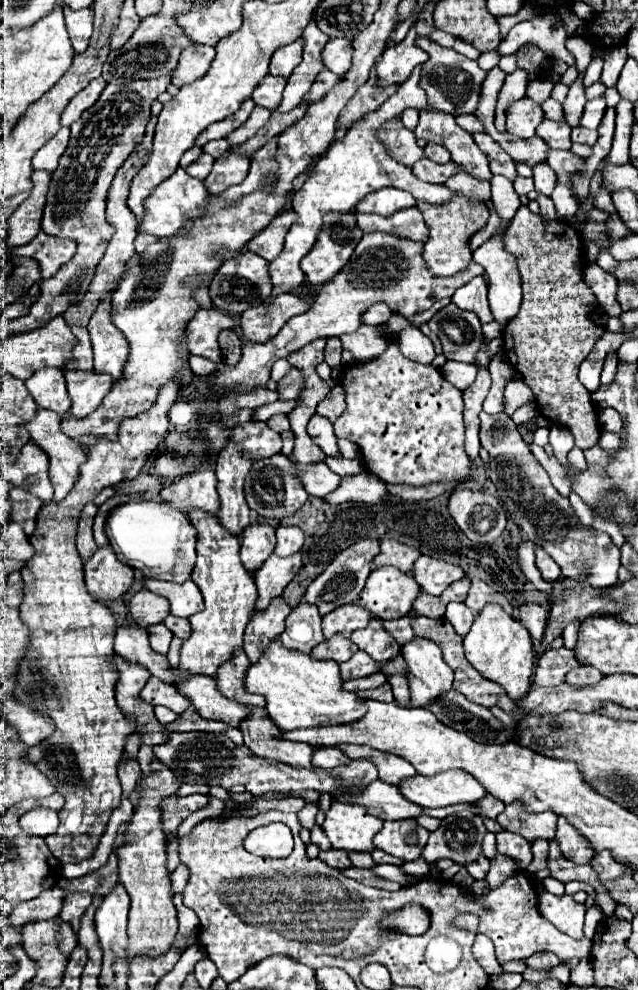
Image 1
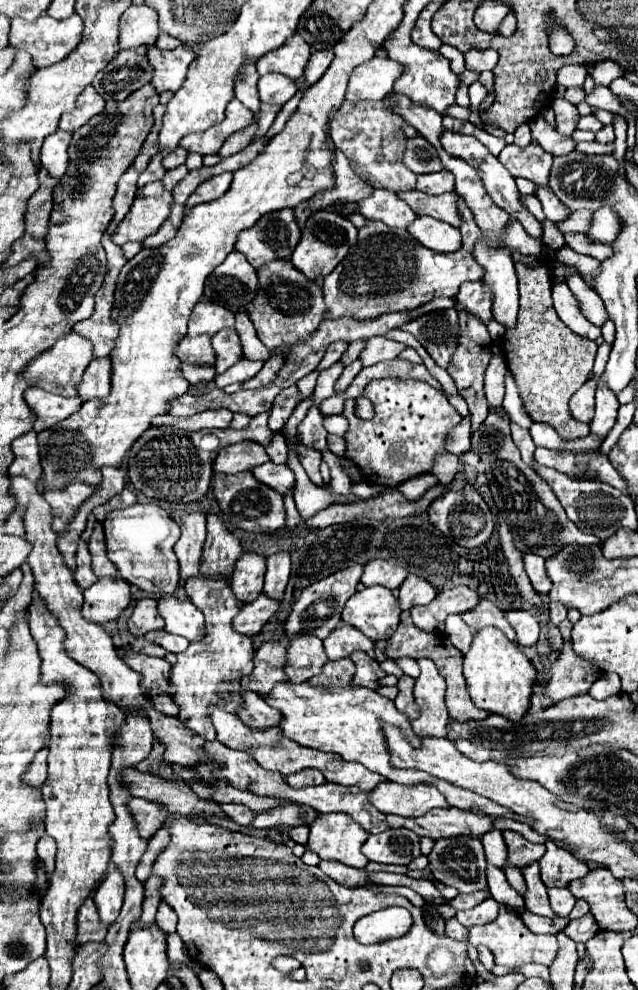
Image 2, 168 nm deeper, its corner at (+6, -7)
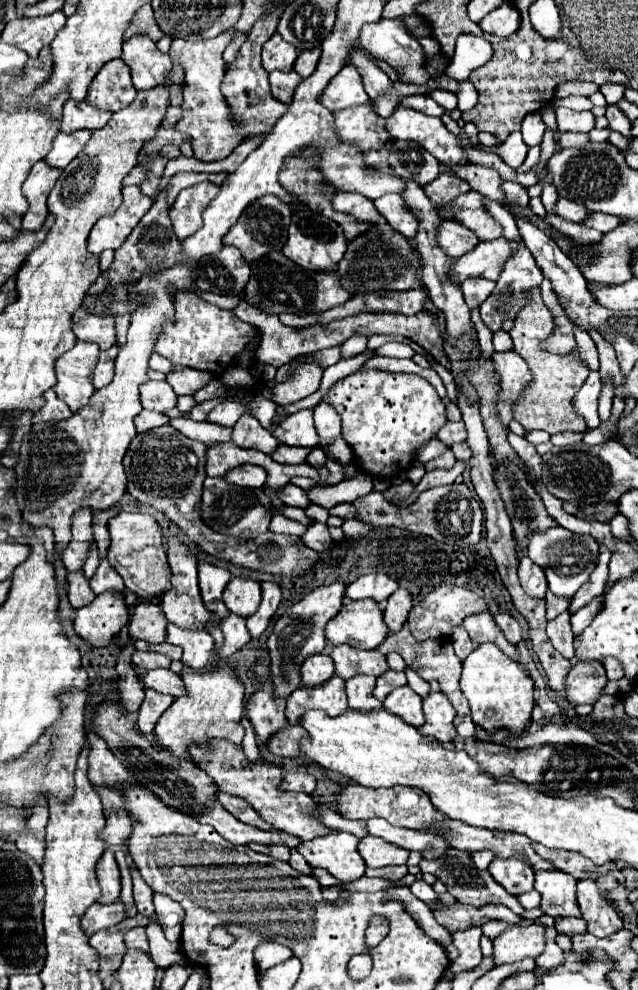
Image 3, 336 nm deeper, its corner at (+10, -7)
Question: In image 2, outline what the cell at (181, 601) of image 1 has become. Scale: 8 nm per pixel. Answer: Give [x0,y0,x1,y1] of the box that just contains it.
[159,595,205,641]

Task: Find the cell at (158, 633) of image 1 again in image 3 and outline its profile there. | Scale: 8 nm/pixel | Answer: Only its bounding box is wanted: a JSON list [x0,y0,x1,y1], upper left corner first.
[133,651,171,671]

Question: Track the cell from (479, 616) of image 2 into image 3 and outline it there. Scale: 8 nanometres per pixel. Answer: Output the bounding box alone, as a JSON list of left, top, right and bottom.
[463,611,519,661]

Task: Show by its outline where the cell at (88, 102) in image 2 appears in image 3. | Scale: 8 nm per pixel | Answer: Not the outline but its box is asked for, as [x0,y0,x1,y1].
[61,99,109,131]

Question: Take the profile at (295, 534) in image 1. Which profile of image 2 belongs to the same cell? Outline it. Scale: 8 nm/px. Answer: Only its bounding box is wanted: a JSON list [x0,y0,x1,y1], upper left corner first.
[263,551,291,599]

